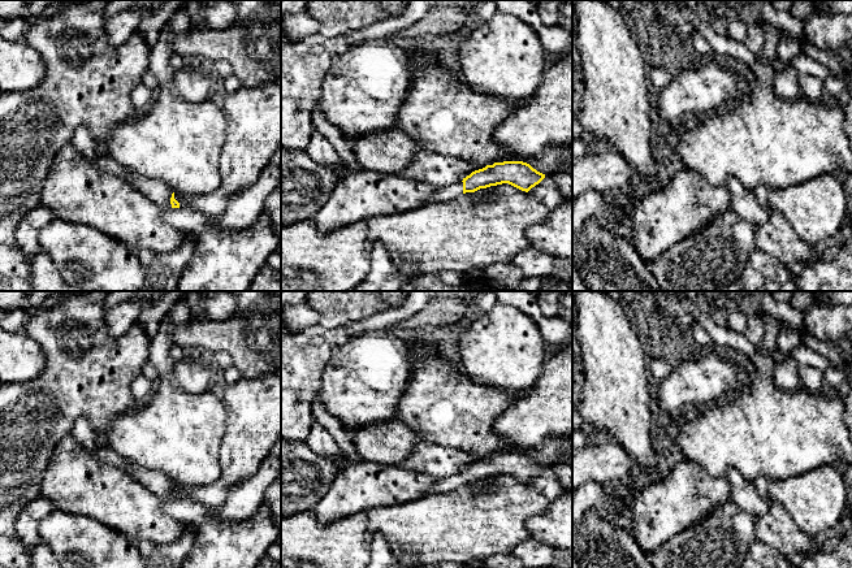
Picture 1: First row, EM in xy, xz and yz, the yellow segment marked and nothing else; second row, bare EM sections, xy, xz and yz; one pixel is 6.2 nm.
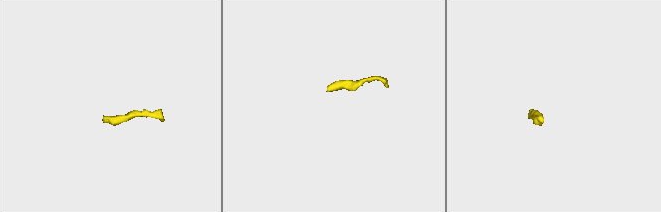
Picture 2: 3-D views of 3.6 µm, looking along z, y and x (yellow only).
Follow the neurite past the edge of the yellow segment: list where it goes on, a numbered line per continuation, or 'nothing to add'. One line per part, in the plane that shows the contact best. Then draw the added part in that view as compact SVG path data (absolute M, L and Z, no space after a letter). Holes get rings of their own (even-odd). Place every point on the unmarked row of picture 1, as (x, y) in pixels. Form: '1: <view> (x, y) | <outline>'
1: xy (156, 482) | M129 461L129 464L130 464L130 469L127 473L137 482L139 482L142 486L148 489L161 500L172 499L170 489L174 482L169 477L166 477L164 473L143 468L133 461Z

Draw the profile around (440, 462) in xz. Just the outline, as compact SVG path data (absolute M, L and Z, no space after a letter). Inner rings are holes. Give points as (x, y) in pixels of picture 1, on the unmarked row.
M424 439L401 467L428 474L434 480L444 480L457 476L472 463L475 463L475 458L460 448L441 446Z

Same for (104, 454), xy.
M96 446L94 448L94 454L103 464L121 468L125 472L129 472L130 469L129 461L121 458L117 452L114 452L108 446Z

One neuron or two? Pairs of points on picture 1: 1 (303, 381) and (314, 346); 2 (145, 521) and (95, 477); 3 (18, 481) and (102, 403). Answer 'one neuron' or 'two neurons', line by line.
1: one neuron
2: one neuron
3: one neuron

